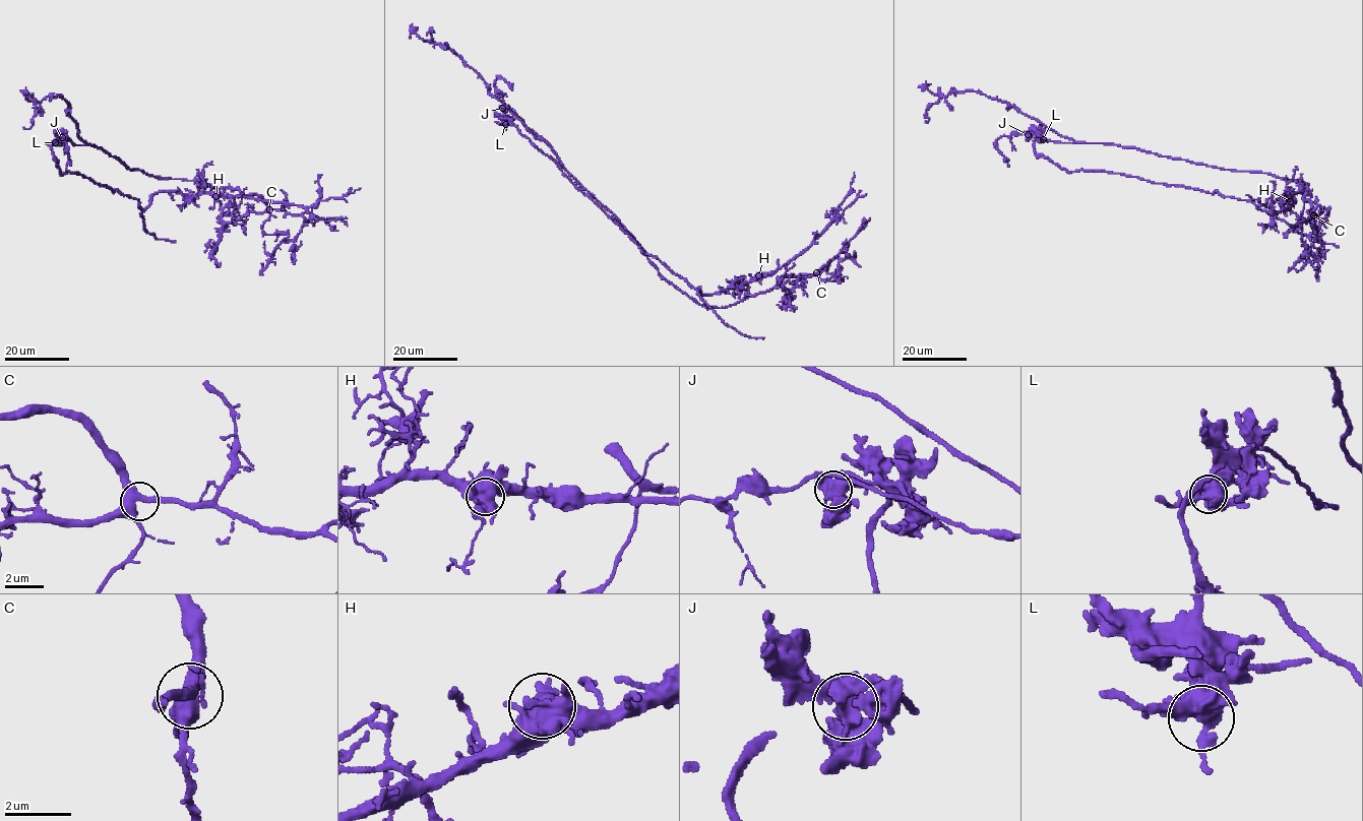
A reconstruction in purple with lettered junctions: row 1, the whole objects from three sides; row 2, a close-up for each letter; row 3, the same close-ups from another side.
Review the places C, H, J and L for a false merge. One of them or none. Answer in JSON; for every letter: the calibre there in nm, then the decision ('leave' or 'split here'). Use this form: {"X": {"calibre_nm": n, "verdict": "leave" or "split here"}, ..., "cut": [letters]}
{"C": {"calibre_nm": 420, "verdict": "leave"}, "H": {"calibre_nm": 500, "verdict": "leave"}, "J": {"calibre_nm": 550, "verdict": "split here"}, "L": {"calibre_nm": 550, "verdict": "leave"}, "cut": ["J"]}

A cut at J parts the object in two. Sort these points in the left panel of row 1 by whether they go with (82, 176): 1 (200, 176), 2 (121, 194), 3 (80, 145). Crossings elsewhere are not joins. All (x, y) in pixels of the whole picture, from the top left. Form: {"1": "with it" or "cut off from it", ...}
{"1": "with it", "2": "with it", "3": "cut off from it"}

